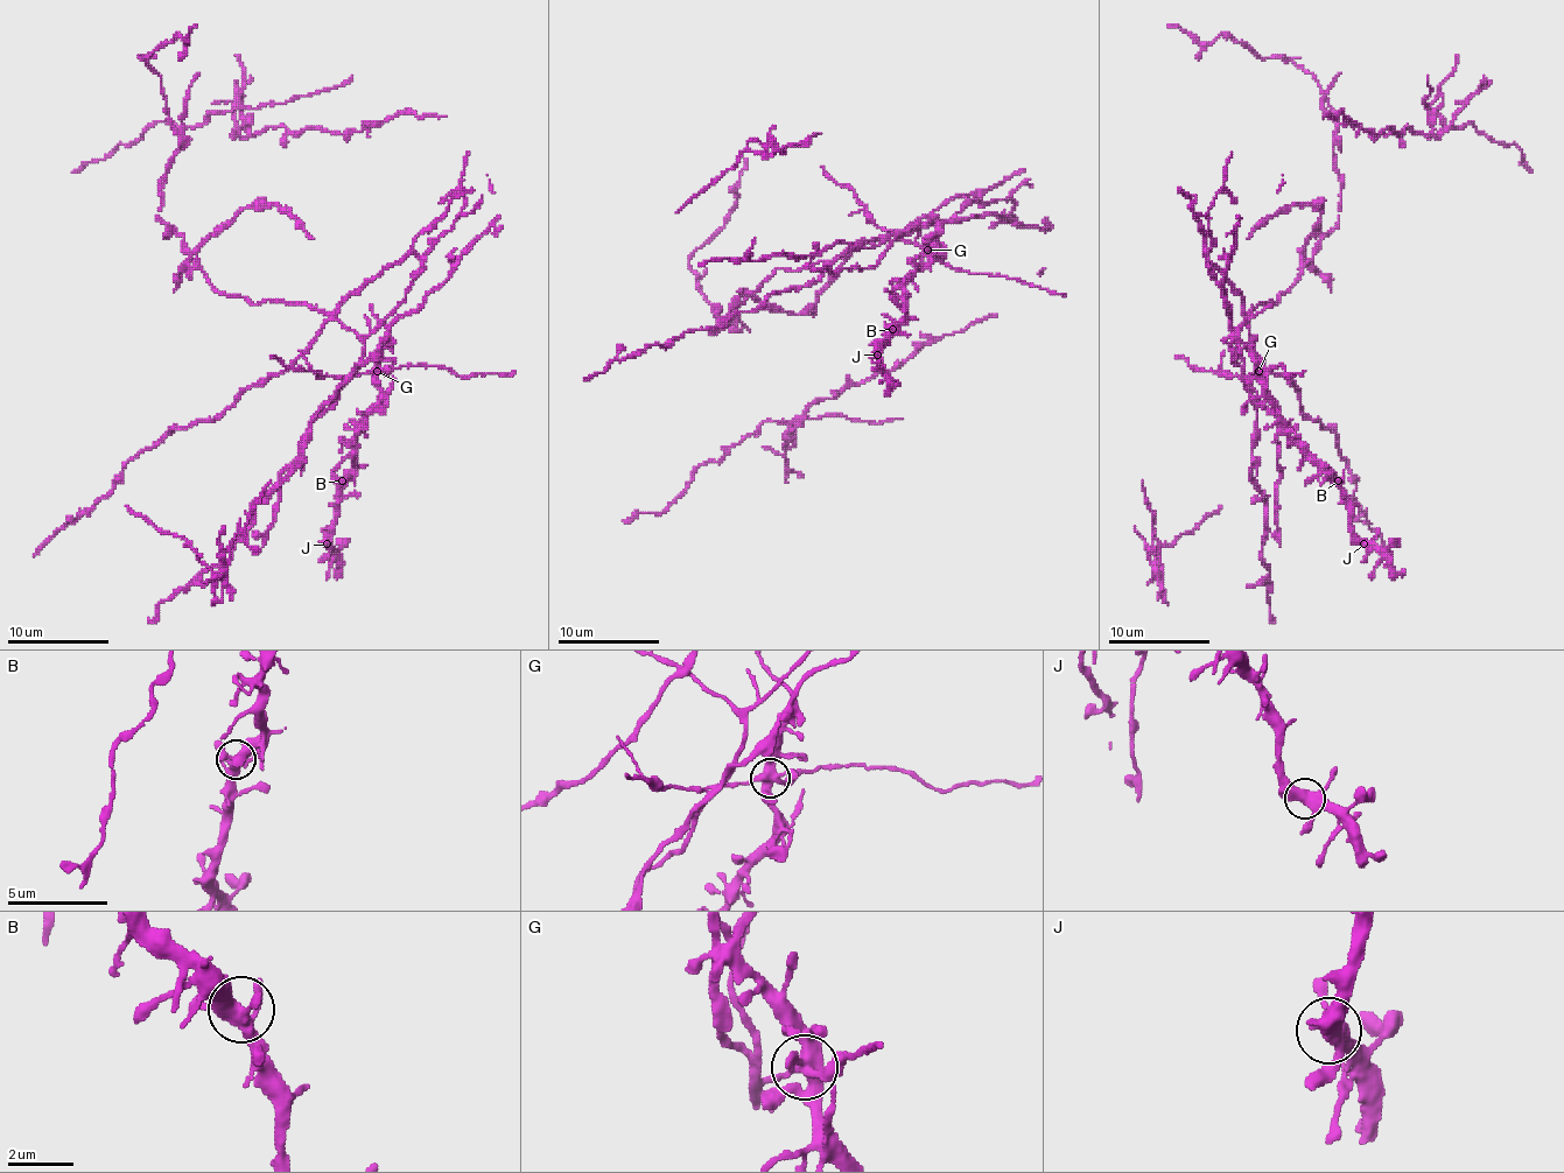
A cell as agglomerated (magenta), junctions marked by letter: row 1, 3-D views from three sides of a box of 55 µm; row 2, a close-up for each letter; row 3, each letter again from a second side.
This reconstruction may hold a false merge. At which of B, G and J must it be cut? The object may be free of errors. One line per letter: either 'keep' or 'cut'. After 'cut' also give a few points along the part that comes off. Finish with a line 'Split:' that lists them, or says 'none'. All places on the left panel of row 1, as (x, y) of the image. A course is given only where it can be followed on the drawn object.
B: keep
G: cut
J: keep
Split: G

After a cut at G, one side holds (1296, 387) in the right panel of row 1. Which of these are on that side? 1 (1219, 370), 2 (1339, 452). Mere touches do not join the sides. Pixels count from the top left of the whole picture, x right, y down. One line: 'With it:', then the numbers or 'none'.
With it: 1, 2

